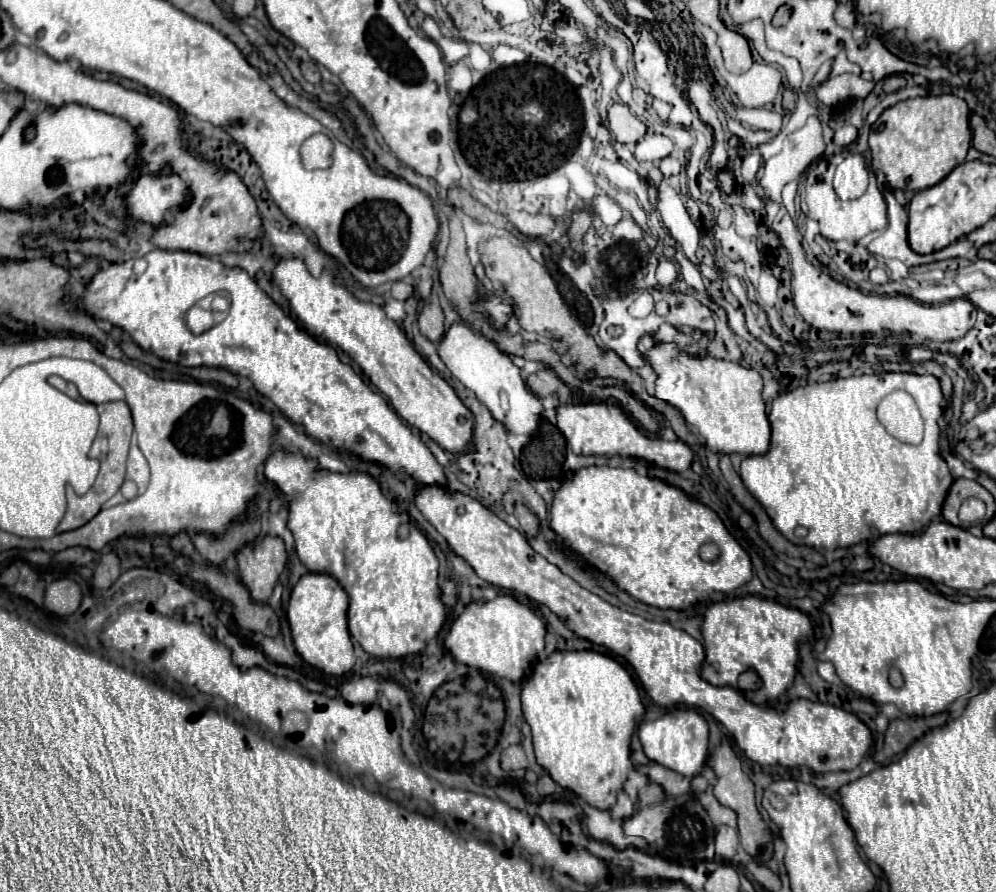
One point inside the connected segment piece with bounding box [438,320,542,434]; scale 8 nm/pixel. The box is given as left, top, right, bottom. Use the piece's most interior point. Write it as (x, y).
(476, 362)

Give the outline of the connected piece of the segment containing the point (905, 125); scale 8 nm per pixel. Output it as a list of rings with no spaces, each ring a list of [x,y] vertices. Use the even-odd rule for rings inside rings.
[[[926,96],[898,102],[884,110],[870,132],[872,166],[880,170],[892,188],[924,190],[940,184],[956,166],[966,160],[970,148],[970,110],[958,96]]]

